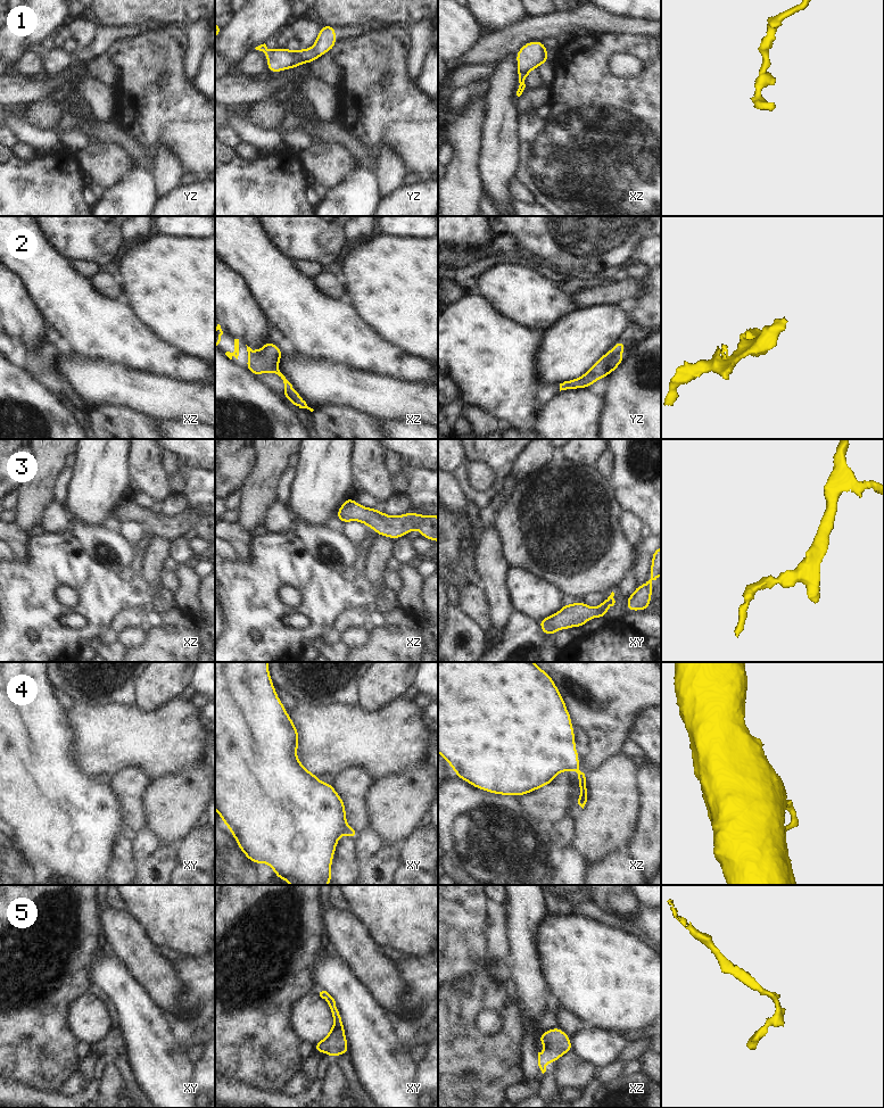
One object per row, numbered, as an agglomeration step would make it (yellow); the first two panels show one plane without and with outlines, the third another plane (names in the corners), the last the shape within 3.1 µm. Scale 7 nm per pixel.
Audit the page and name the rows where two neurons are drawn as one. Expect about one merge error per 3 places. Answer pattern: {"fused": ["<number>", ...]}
{"fused": []}

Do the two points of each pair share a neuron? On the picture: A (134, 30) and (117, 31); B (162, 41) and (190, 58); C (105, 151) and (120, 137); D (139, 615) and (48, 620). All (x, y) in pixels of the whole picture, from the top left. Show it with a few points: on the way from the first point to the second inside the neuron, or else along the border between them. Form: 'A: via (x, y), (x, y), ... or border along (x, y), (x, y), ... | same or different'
A: via (130, 31), (122, 31) | same
B: border along (188, 29), (183, 69), (184, 75), (191, 81) | different
C: border along (98, 138), (121, 143), (134, 159) | different
D: border along (141, 606), (134, 610), (124, 610), (117, 615) | different

